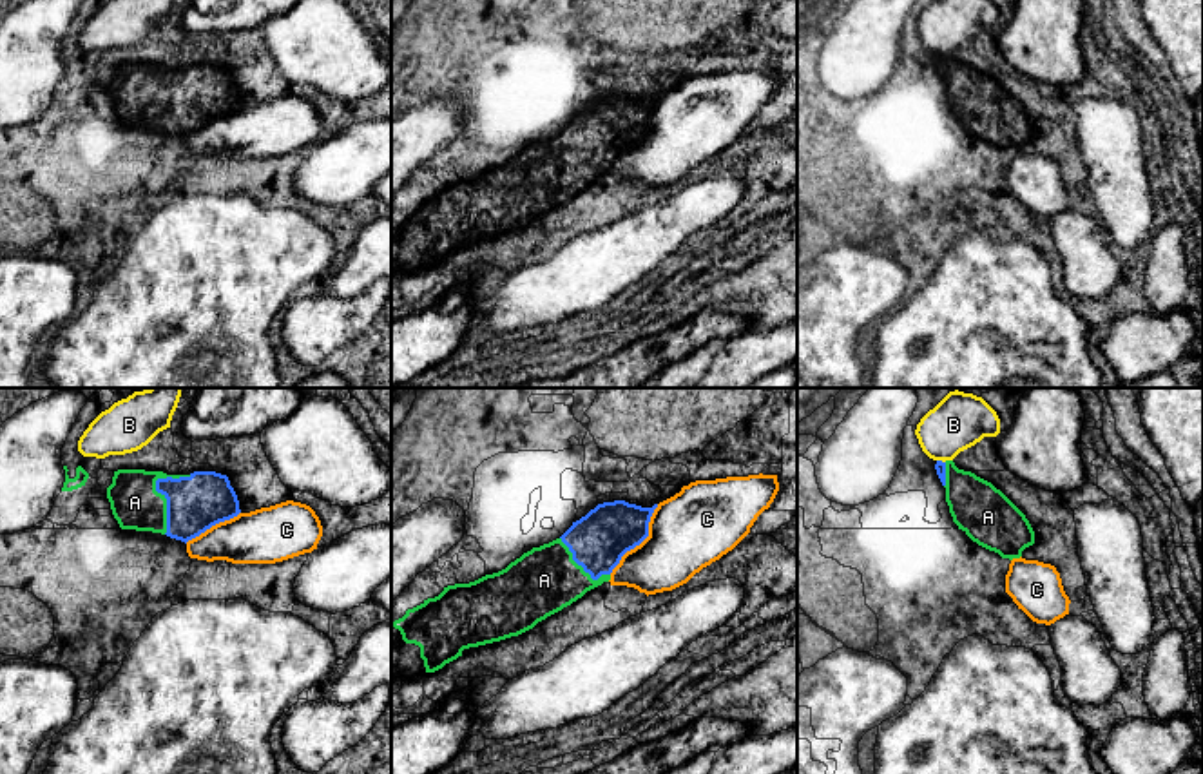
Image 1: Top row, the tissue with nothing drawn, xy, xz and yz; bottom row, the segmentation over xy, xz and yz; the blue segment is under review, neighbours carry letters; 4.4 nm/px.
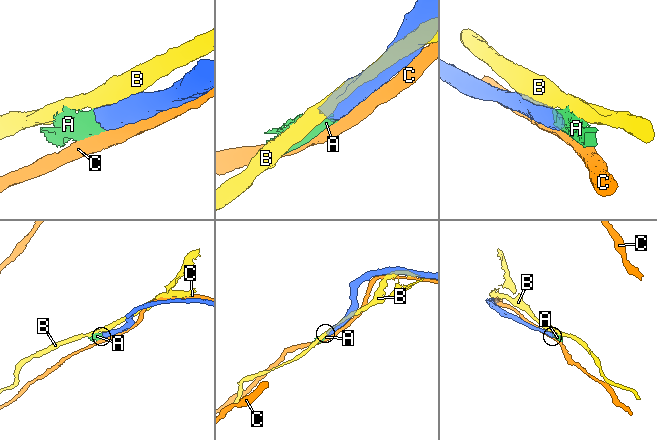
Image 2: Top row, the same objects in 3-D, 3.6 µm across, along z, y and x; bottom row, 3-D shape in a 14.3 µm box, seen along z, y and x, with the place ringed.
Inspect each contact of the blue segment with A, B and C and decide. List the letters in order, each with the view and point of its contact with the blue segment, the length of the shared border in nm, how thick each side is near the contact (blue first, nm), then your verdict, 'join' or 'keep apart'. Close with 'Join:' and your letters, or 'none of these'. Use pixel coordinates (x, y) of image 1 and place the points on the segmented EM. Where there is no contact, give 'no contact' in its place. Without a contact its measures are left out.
A: contact xy (156, 490); length 300 nm; calibres 240 and 220 nm; join
B: contact yz (941, 461); length 40 nm; calibres 50 and 240 nm; keep apart
C: contact xz (642, 541); length 380 nm; calibres 260 and 340 nm; keep apart
Join: A

